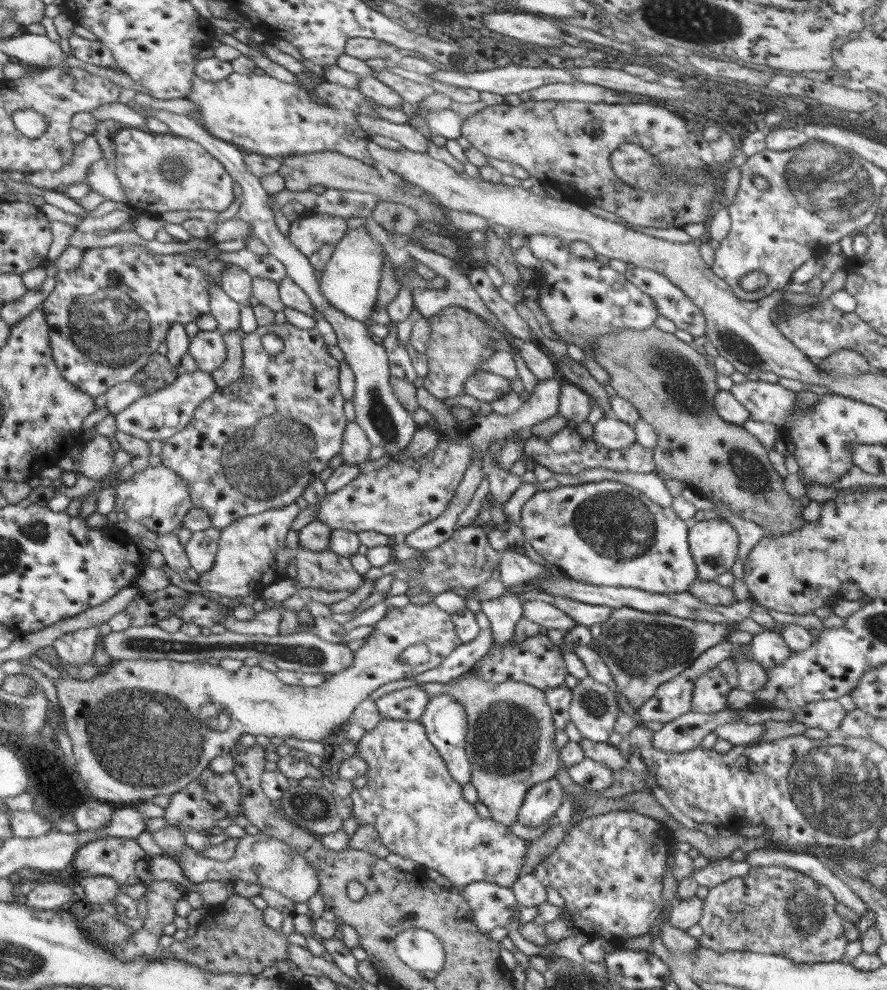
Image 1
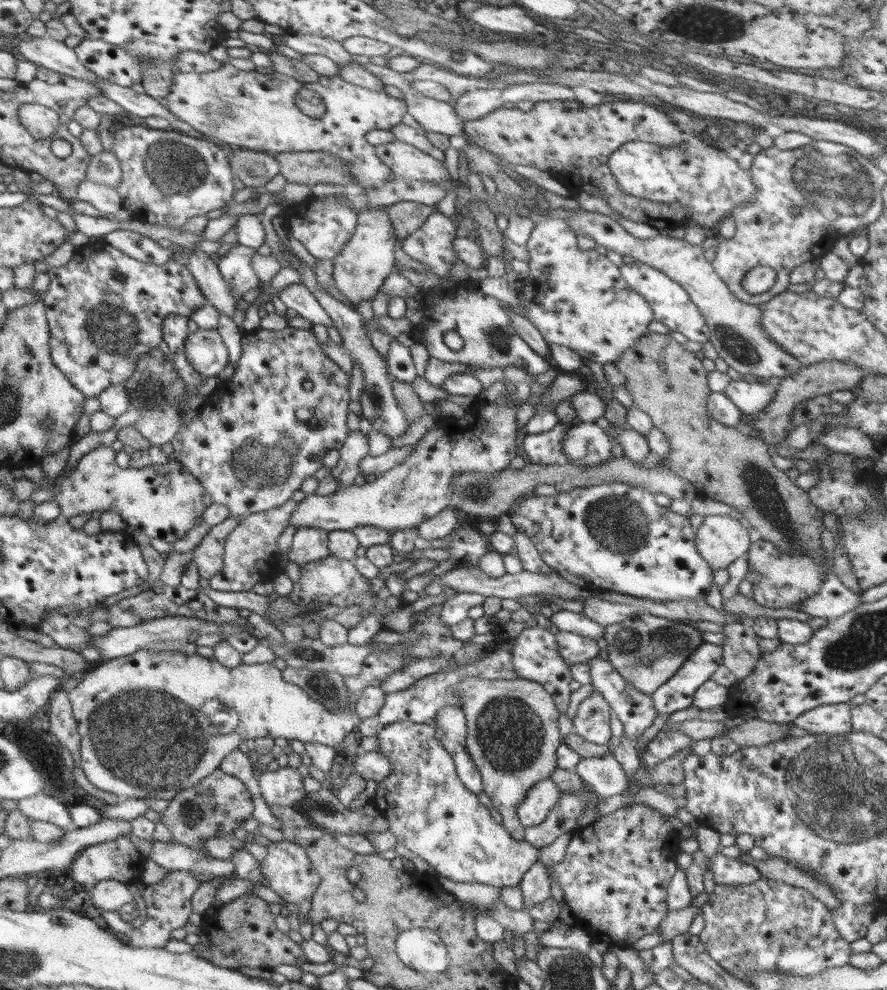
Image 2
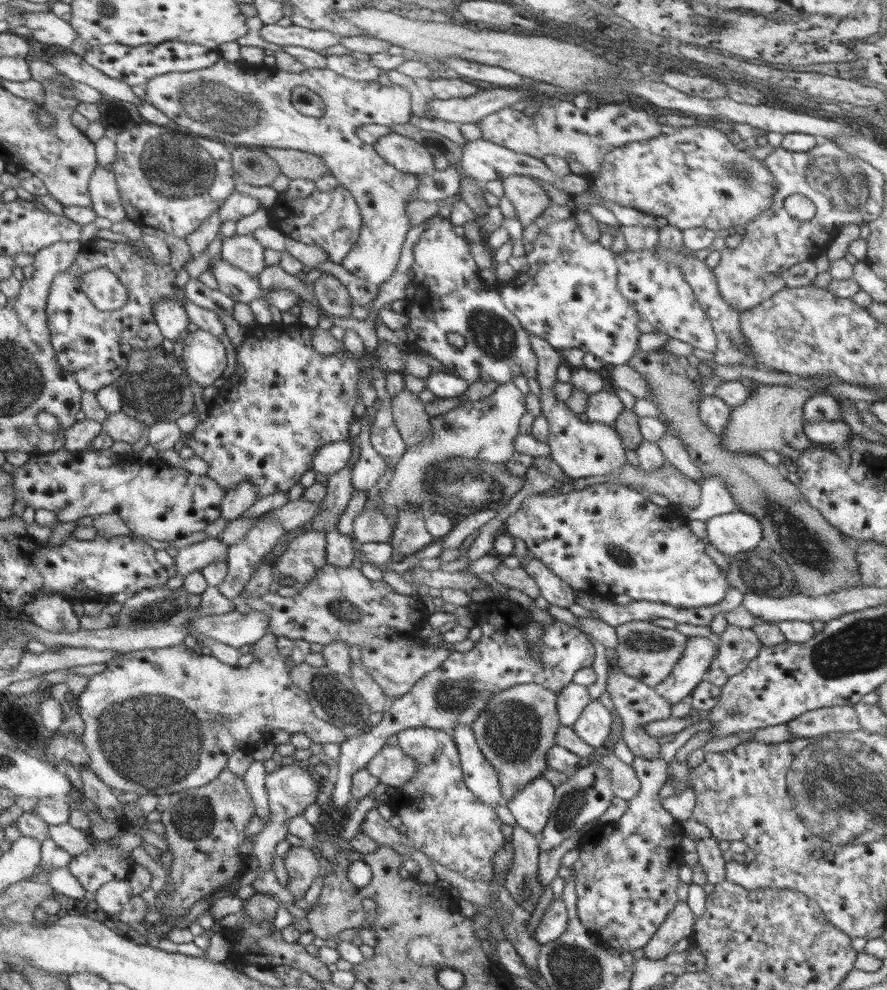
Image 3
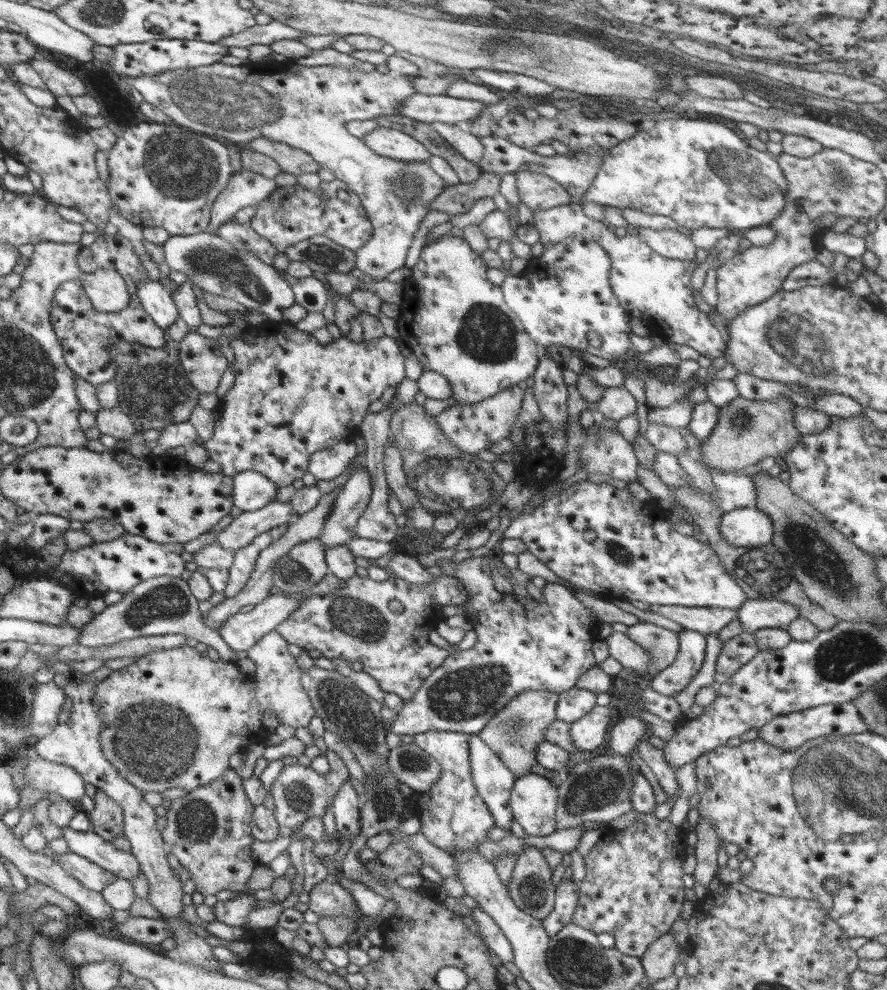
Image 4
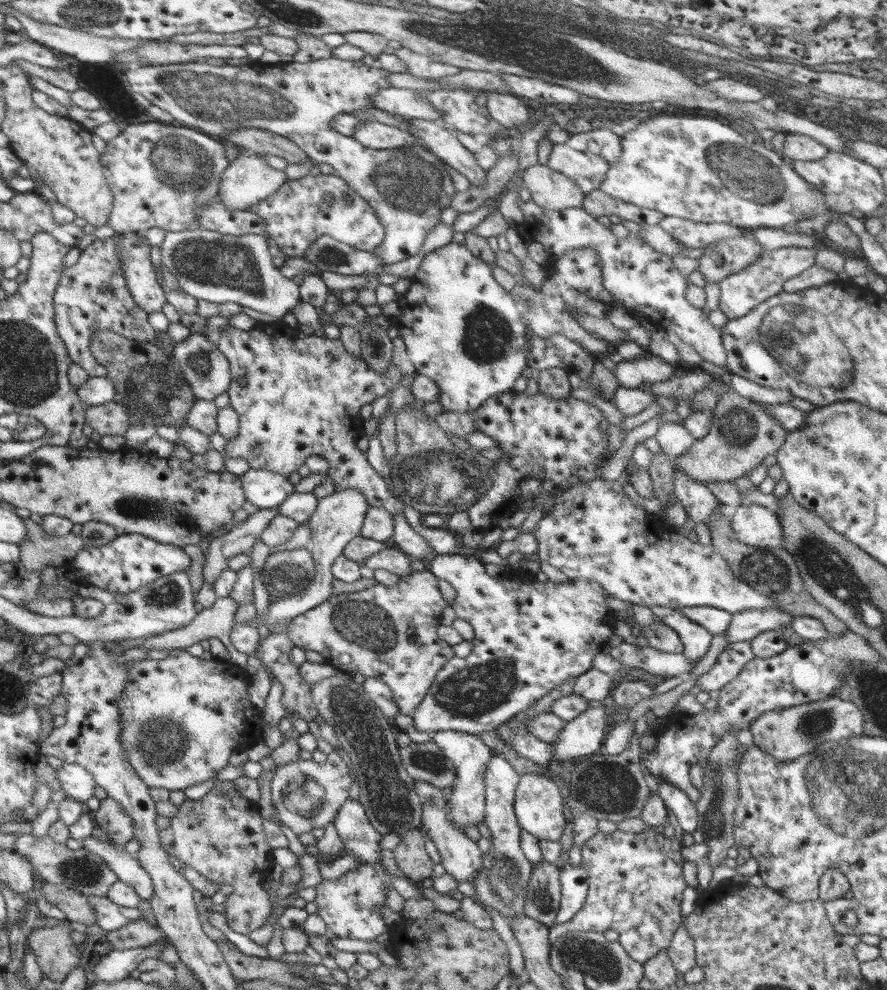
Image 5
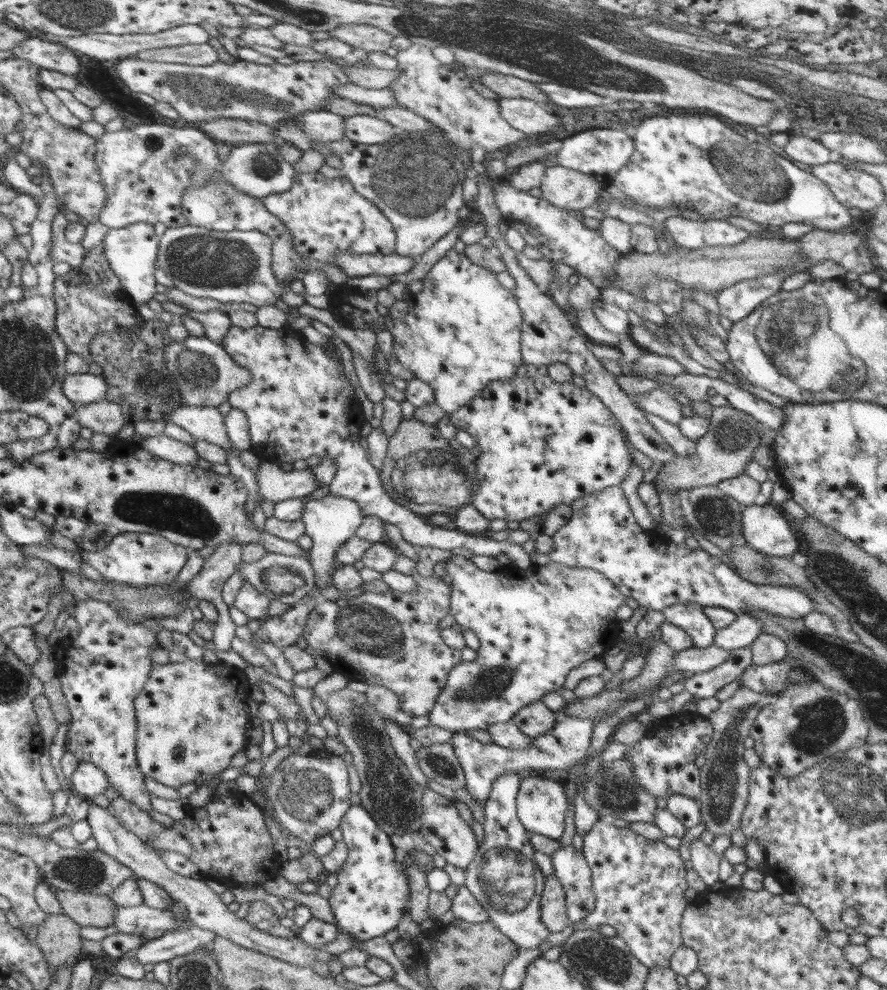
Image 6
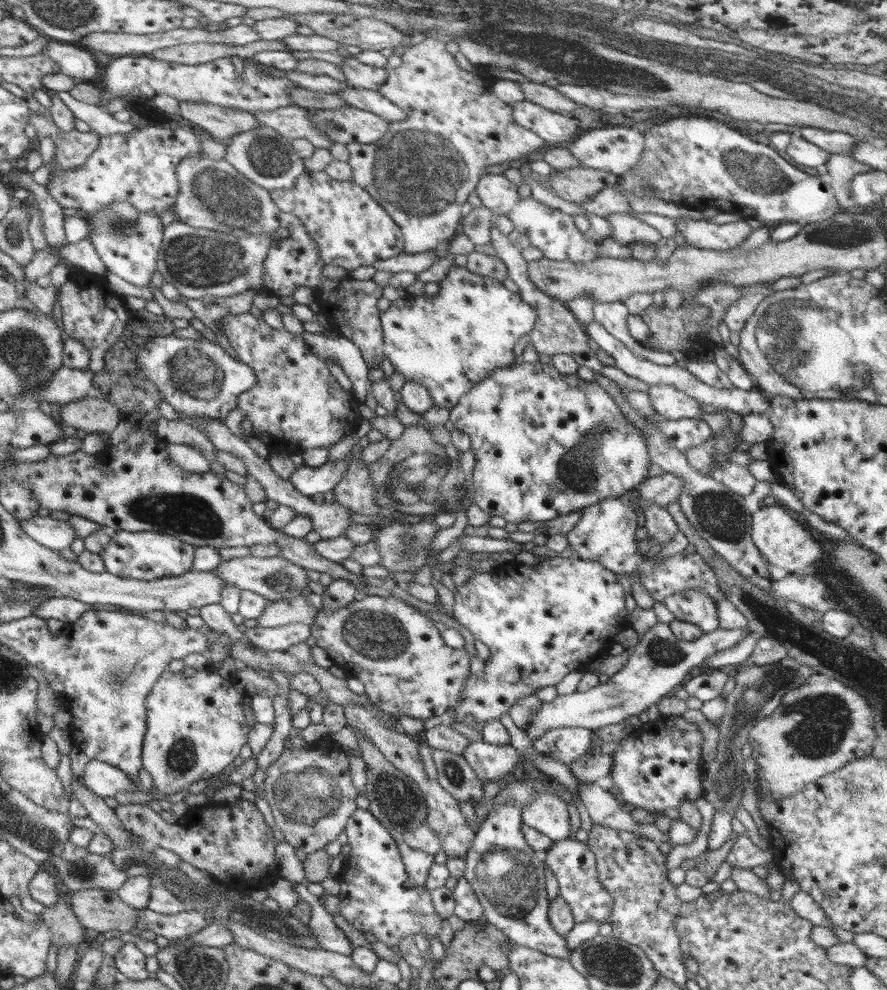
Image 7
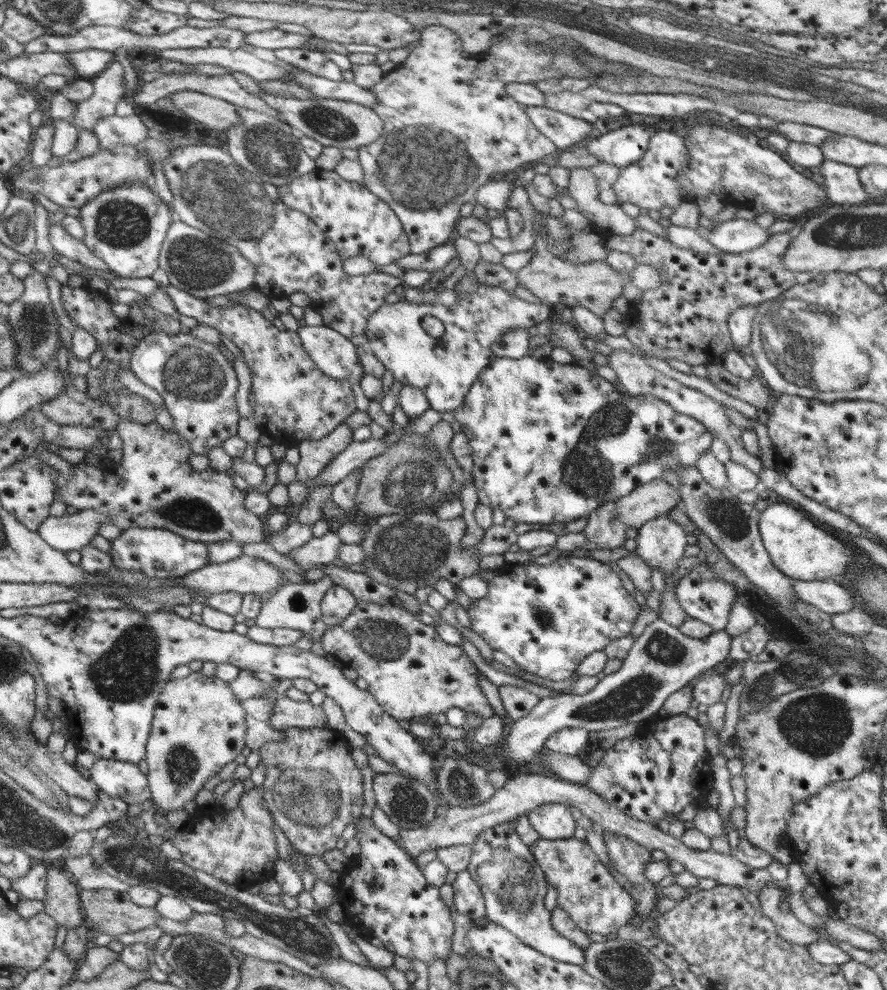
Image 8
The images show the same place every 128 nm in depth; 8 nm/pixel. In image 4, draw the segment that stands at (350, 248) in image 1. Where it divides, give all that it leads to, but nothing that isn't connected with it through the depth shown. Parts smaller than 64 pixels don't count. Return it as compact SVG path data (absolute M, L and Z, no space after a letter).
M278 58L274 62L245 62L242 66L232 66L226 61L217 62L208 66L199 66L192 69L178 69L178 70L168 70L160 74L152 74L152 76L142 76L142 78L132 78L130 80L130 85L136 88L138 92L144 96L144 101L152 106L160 109L168 118L171 118L174 124L178 124L180 128L186 128L194 130L194 132L200 132L200 134L208 134L210 137L216 138L216 141L224 142L224 146L229 146L230 144L236 147L243 147L246 142L262 136L268 140L274 140L274 142L282 142L282 144L288 144L294 148L303 150L307 152L321 167L328 168L335 178L342 180L348 185L350 191L356 193L360 202L370 220L370 225L372 228L370 239L358 250L353 253L355 255L355 268L360 270L366 276L367 280L382 281L388 276L388 274L404 267L406 261L408 248L414 239L414 233L418 231L419 225L422 220L426 217L426 214L430 210L430 203L432 200L436 199L438 195L444 190L446 183L430 168L429 162L412 162L412 164L406 164L402 160L396 160L390 157L380 156L376 154L372 149L366 146L366 143L362 139L352 136L348 132L348 129L344 127L346 122L352 122L354 120L374 120L376 116L394 116L394 114L400 115L400 107L408 101L412 94L416 93L414 85L410 83L410 79L402 75L397 76L389 73L380 73L377 70L372 70L372 72L360 72L358 68L342 68L342 66L302 66L295 64L294 60L285 60Z

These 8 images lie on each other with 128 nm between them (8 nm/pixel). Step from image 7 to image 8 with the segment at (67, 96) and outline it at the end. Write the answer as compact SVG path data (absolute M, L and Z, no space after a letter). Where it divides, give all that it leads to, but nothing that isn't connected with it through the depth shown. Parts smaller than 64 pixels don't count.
M112 114L98 119L94 123L93 133L100 141L100 149L106 149L116 144L136 146L151 131L136 114L126 117Z

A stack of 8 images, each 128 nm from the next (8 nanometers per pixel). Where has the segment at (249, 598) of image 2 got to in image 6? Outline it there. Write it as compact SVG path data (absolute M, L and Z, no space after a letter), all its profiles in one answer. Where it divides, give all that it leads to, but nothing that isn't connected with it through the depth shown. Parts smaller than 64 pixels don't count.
M417 570L411 577L416 582L416 591L412 593L397 590L386 593L364 591L359 596L343 595L336 602L320 598L316 607L308 613L301 644L313 648L346 678L382 685L392 690L400 701L401 710L410 717L426 717L440 689L446 685L448 671L462 658L461 650L444 644L438 627L440 620L449 614L451 587L436 575L422 577Z

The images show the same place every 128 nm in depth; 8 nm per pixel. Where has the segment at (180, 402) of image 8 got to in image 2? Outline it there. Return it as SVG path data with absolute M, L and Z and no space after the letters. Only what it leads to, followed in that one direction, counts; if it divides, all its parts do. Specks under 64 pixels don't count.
M199 328L188 334L183 347L188 363L202 378L217 377L229 364L228 349L215 330Z

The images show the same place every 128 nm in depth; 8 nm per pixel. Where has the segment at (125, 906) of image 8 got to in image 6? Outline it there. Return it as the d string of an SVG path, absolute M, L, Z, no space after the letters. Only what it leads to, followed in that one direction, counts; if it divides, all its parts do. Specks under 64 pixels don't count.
M53 888L56 900L60 902L63 913L82 926L104 928L114 926L114 913L118 907L109 896L86 894Z

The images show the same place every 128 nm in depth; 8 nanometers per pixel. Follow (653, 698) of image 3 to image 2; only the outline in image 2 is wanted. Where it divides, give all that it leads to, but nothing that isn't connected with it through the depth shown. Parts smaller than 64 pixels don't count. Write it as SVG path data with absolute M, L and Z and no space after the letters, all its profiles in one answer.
M604 655L594 657L590 662L591 684L593 688L598 690L602 697L609 702L609 706L614 714L618 715L618 719L624 725L624 736L629 737L630 741L635 745L635 741L652 725L657 718L657 711L653 706L654 700L650 694L639 692L634 686L628 684L616 672L616 669L604 657Z

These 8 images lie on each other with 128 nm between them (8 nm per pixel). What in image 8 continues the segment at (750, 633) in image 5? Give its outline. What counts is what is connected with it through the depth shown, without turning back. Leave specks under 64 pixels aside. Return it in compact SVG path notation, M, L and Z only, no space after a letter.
M658 617L654 622L648 624L644 632L634 640L631 650L622 660L621 667L615 673L605 675L588 693L583 695L562 693L562 695L539 699L536 707L526 717L514 721L511 724L510 735L502 742L504 763L517 761L523 765L532 762L534 753L542 752L546 740L560 729L576 728L599 732L624 727L628 723L645 723L658 717L658 712L671 694L686 687L696 678L712 670L716 664L726 660L730 654L732 639L733 637L725 630L712 631L704 638L690 638L686 634L682 634L678 627L668 624L664 619Z

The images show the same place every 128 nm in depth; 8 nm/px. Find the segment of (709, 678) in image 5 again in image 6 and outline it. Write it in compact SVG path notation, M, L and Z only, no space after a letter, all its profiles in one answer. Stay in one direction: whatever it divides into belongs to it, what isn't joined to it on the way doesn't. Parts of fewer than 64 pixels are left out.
M749 647L728 651L728 657L724 663L686 677L685 689L698 699L714 697L723 686L734 682L741 676L743 670L753 663L752 657Z

